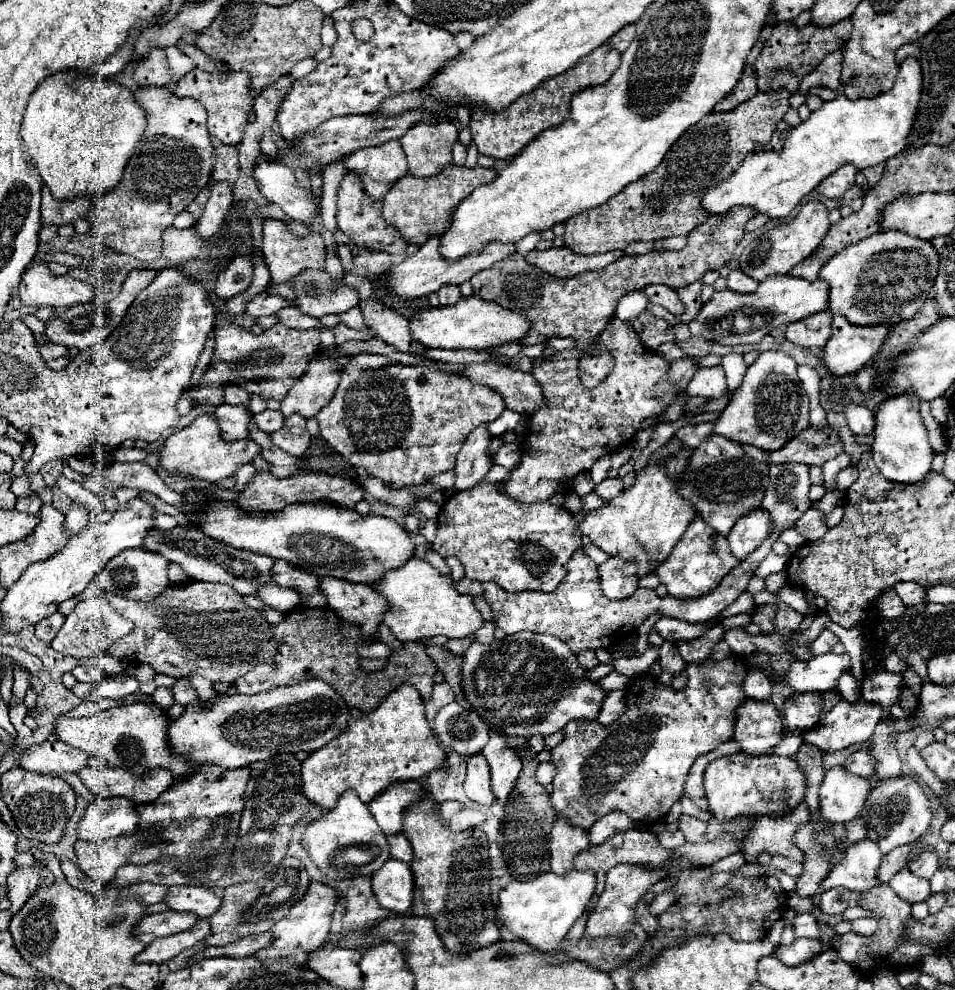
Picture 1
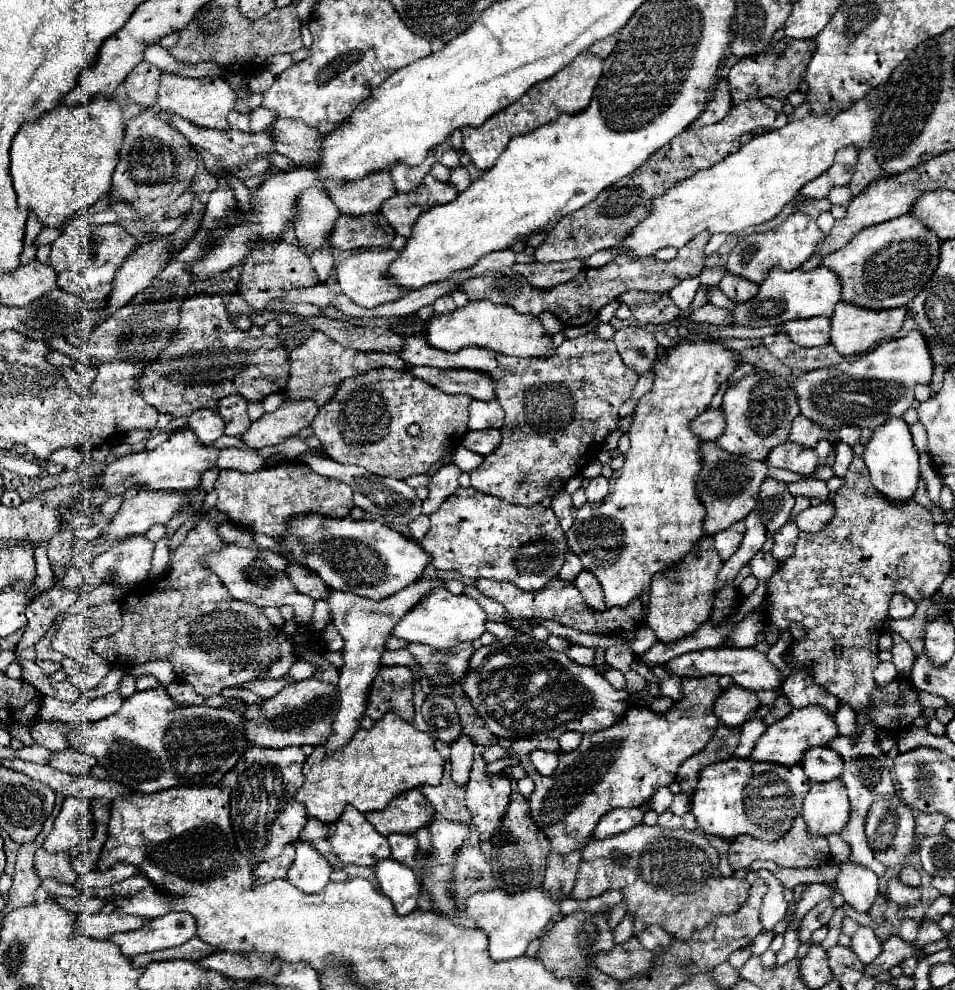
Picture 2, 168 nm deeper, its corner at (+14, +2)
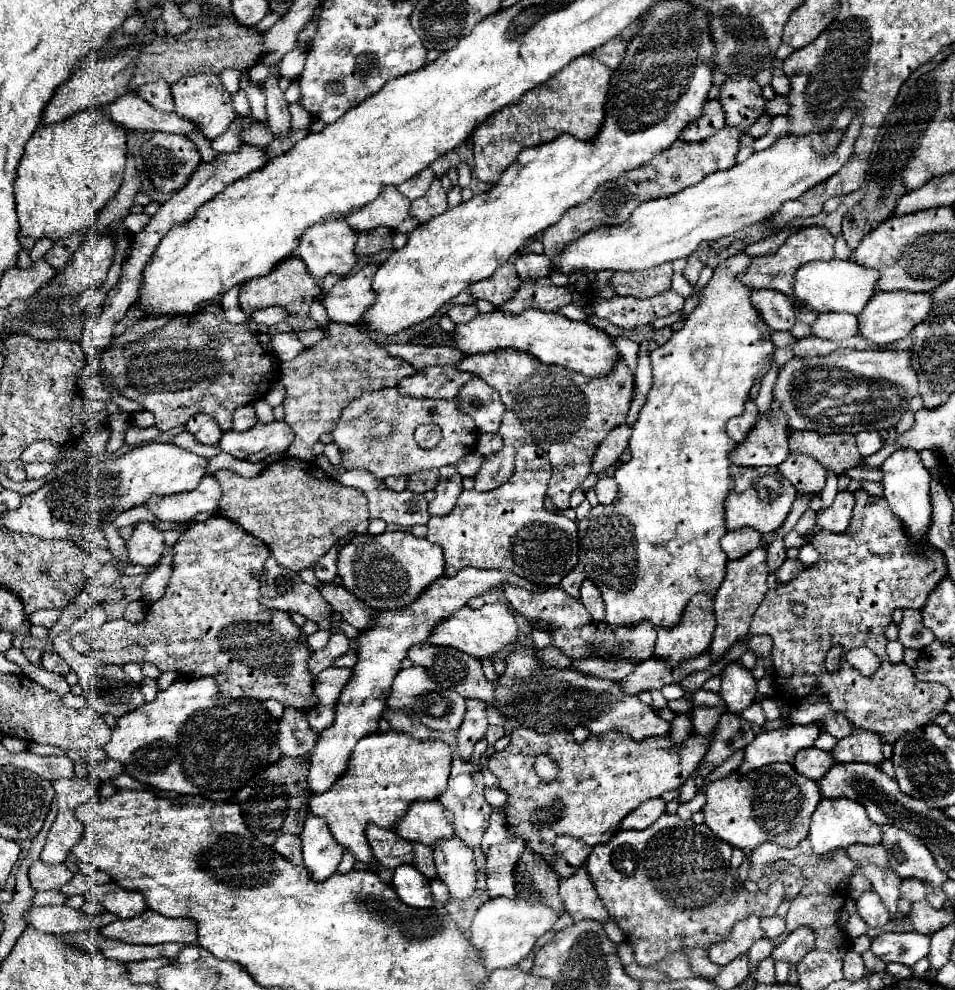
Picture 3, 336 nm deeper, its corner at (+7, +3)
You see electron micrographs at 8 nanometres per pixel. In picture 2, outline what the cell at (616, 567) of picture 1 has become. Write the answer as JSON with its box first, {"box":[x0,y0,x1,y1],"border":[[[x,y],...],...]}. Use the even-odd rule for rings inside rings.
{"box":[575,571,605,611],"border":[[[581,571],[579,577],[575,579],[575,587],[579,589],[587,607],[591,607],[595,611],[605,611],[605,601],[601,597],[601,585],[597,585],[593,573]]]}

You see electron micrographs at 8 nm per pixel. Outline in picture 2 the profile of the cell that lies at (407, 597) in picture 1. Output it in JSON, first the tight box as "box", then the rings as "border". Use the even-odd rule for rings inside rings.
{"box":[393,589,487,649],"border":[[[435,589],[421,605],[415,605],[393,629],[395,637],[405,639],[407,643],[423,643],[433,649],[451,649],[463,641],[479,639],[487,629],[487,615],[473,597],[451,595],[447,589]]]}

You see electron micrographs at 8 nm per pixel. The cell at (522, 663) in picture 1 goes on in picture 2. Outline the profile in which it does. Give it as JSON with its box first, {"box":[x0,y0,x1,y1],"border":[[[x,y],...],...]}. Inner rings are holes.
{"box":[461,635,631,741],"border":[[[529,635],[497,639],[493,645],[477,649],[469,663],[469,677],[461,681],[461,687],[465,689],[467,697],[471,699],[489,731],[511,741],[519,737],[557,739],[565,731],[577,731],[581,735],[597,733],[619,723],[631,707],[631,695],[627,691],[613,689],[607,679],[593,667],[577,665],[565,653],[551,651],[545,641],[537,641]]]}

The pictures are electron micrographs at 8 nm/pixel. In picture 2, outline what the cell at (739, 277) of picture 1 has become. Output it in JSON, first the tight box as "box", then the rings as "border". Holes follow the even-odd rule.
{"box":[719,273,759,303],"border":[[[727,273],[723,277],[723,281],[719,283],[719,289],[735,303],[745,303],[749,299],[753,299],[759,291],[759,285],[757,283],[749,283],[749,281],[743,281],[741,277],[737,275],[731,275]]]}

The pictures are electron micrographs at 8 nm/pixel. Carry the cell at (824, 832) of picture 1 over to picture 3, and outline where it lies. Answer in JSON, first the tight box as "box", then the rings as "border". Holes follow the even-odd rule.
{"box":[762,916,786,938],"border":[[[770,916],[770,918],[762,918],[762,930],[766,938],[778,938],[786,928],[784,928],[784,918],[780,916]]]}

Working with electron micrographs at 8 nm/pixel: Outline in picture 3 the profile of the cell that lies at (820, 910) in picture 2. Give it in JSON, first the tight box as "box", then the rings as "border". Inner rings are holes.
{"box":[772,926,814,964],"border":[[[800,926],[798,930],[790,932],[780,946],[776,946],[772,958],[796,964],[804,954],[812,950],[812,944],[814,944],[814,930],[810,926]]]}

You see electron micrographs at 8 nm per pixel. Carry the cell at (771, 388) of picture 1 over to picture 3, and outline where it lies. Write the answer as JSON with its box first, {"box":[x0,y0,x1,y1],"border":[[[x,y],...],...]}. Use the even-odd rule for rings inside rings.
{"box":[728,400,788,466],"border":[[[772,400],[772,412],[758,416],[752,432],[728,456],[738,466],[778,466],[788,454],[788,420]]]}

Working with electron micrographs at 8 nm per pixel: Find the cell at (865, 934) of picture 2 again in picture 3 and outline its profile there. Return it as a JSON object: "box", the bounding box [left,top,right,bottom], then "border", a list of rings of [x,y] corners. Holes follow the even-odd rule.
{"box":[870,932,930,968],"border":[[[884,932],[872,938],[870,950],[882,962],[898,962],[912,968],[930,952],[930,938],[920,932]]]}

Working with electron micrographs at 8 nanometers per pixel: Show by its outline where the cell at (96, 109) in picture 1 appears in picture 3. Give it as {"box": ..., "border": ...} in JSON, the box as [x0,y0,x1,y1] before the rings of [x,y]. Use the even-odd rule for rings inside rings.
{"box":[16,108,126,238],"border":[[[100,108],[82,110],[62,122],[44,124],[26,142],[24,156],[16,170],[16,210],[20,220],[20,232],[24,236],[40,238],[66,238],[72,232],[88,232],[94,226],[98,212],[116,196],[126,166],[126,130],[112,124]]]}

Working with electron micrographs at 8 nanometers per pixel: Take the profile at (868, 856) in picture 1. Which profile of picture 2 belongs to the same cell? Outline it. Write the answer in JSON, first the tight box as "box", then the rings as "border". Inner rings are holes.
{"box":[835,861,879,913],"border":[[[843,861],[839,869],[841,871],[835,883],[845,903],[851,905],[857,913],[869,913],[879,893],[877,875],[869,873],[869,869],[859,869],[859,865],[853,865],[851,861]]]}

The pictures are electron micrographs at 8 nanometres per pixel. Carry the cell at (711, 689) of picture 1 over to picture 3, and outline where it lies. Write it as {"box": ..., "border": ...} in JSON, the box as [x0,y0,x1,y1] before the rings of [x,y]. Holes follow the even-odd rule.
{"box":[488,726,712,878],"border":[[[516,726],[510,734],[510,744],[502,752],[494,752],[488,760],[488,768],[500,778],[498,788],[506,790],[510,794],[508,802],[504,804],[506,810],[506,822],[512,828],[512,832],[524,842],[532,846],[534,852],[542,854],[544,860],[558,872],[560,878],[572,876],[578,866],[582,866],[592,852],[596,844],[608,842],[612,834],[618,830],[620,820],[638,808],[642,802],[650,798],[658,798],[660,794],[674,790],[682,786],[690,774],[698,768],[702,762],[706,750],[712,744],[712,734],[690,734],[682,744],[672,744],[670,736],[650,736],[648,740],[634,742],[624,738],[622,734],[610,734],[610,736],[590,736],[586,742],[576,744],[570,732],[550,732],[550,734],[536,734],[528,730],[526,726]],[[548,752],[560,766],[560,772],[556,780],[552,782],[540,782],[532,766],[532,760],[536,754]]]}

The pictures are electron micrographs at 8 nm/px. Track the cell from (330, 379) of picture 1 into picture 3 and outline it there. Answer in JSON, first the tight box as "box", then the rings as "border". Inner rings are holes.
{"box":[222,420,292,462],"border":[[[284,420],[256,424],[246,432],[228,430],[222,434],[222,452],[228,452],[246,462],[262,462],[264,458],[288,450],[292,444],[292,428]]]}

